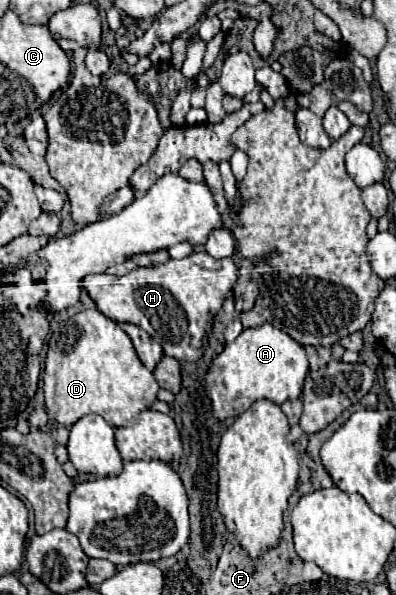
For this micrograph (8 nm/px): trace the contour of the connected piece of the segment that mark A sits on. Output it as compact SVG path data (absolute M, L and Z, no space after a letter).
M269 322L259 328L247 328L239 338L225 346L225 350L213 358L203 386L213 402L213 414L219 420L243 414L253 402L265 398L275 404L285 400L297 400L303 390L303 380L309 372L305 350L289 334L271 326Z

